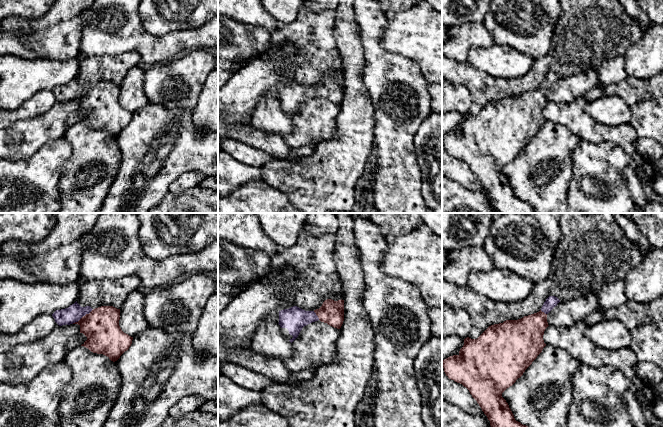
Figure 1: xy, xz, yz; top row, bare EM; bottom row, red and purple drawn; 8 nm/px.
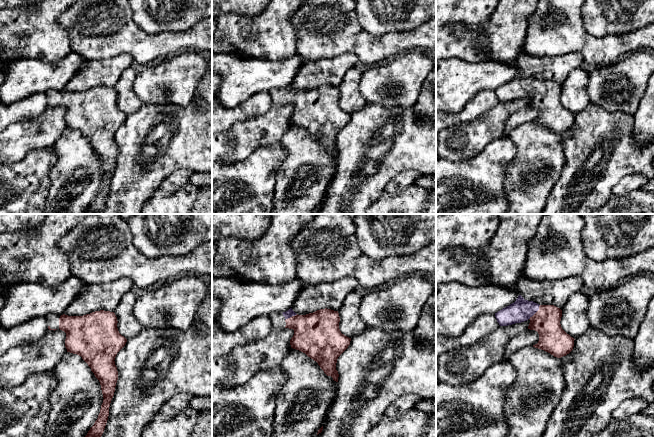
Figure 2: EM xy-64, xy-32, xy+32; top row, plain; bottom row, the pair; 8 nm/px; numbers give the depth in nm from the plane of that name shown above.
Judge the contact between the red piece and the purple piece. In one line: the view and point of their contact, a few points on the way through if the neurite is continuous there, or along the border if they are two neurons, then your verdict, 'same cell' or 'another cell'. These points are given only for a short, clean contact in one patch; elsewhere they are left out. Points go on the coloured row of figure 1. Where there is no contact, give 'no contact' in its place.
contact xy (83, 316); way xy (101, 326), (83, 316), (72, 314); same cell

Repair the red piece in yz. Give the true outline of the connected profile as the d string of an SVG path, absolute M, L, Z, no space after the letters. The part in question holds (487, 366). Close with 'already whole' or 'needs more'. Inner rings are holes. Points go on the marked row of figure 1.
M549 296L541 310L537 313L524 316L518 320L506 320L503 323L489 326L477 339L464 339L464 345L458 355L443 360L442 367L446 376L466 387L477 401L484 414L490 421L491 427L528 427L516 421L508 403L502 393L520 378L546 346L543 340L545 329L549 326L547 314L560 302L555 296Z; needs more

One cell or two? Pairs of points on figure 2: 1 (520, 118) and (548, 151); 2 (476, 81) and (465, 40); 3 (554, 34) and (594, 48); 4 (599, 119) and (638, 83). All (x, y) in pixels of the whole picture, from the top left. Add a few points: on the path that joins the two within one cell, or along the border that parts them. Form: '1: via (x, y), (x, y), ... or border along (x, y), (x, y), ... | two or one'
1: border along (532, 121), (516, 126), (506, 136) | two
2: border along (448, 57), (457, 57), (467, 61), (492, 60) | two
3: via (564, 34), (584, 43) | one
4: border along (591, 102), (610, 111), (623, 111), (632, 115) | two

